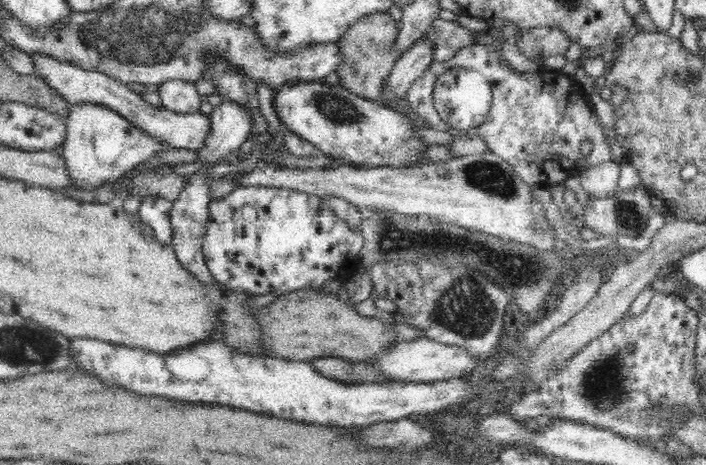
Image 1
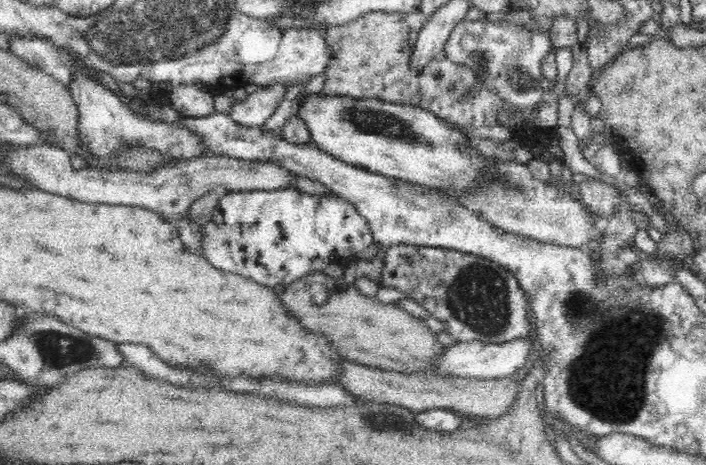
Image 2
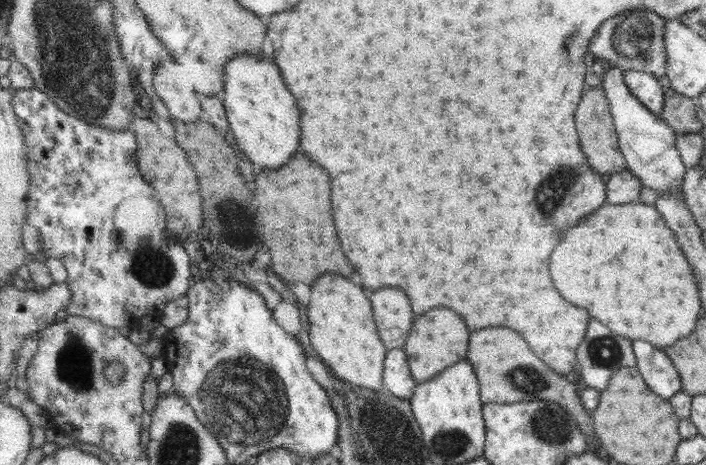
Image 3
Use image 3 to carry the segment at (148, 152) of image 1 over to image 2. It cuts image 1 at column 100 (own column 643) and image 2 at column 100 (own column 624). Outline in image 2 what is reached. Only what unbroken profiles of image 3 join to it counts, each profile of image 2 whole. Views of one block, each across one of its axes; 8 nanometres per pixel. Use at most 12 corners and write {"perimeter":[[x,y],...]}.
{"perimeter":[[74,57],[68,89],[79,145],[97,158],[145,146],[191,159],[208,150],[179,124],[131,111]]}

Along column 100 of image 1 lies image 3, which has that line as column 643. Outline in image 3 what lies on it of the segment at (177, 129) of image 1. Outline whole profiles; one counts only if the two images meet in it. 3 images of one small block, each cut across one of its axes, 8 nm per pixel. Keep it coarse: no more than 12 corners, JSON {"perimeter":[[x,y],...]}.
{"perimeter":[[626,70],[629,91],[652,114],[664,106],[664,89],[654,75]]}

